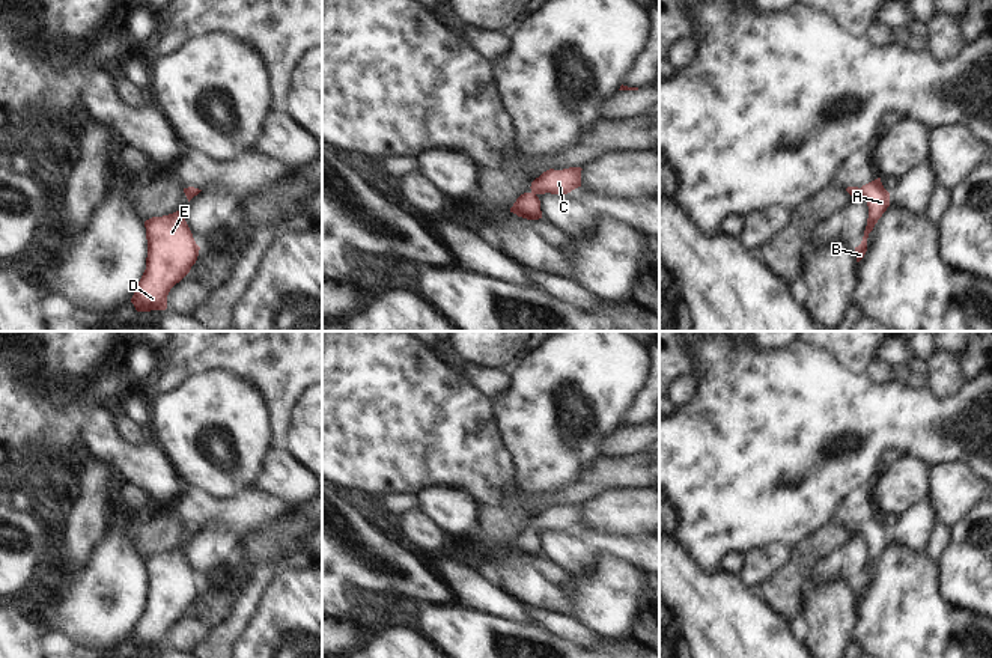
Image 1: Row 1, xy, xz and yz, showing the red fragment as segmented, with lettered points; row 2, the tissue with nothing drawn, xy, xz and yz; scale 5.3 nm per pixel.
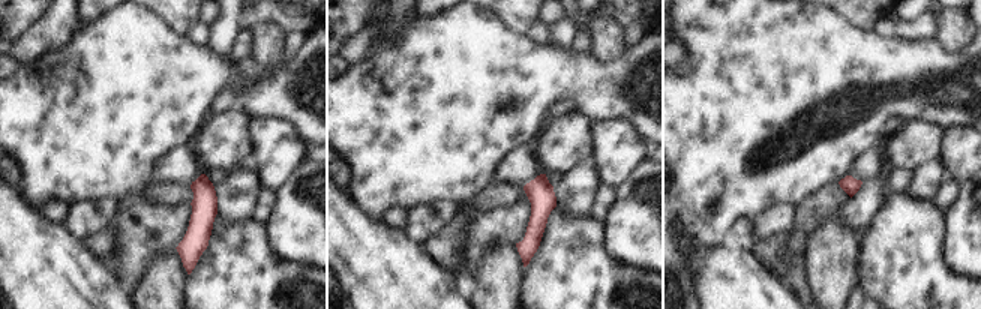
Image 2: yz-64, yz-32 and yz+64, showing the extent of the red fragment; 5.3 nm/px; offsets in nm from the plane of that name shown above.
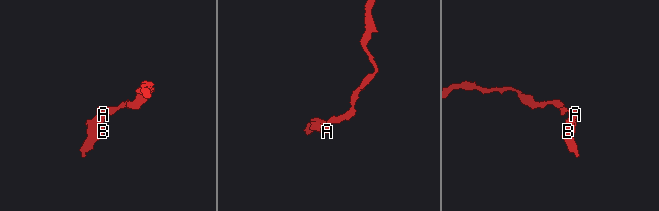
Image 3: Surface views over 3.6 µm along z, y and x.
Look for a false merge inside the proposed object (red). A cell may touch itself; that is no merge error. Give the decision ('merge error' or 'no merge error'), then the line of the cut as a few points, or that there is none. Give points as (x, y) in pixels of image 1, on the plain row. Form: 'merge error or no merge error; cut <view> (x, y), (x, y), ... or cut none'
no merge error; cut none

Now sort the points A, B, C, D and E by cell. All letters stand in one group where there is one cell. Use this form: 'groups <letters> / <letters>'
groups A B C D E

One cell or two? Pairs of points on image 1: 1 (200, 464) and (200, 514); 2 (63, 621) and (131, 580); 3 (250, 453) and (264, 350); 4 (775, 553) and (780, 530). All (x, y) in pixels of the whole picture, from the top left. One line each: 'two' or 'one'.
1: two
2: one
3: two
4: two

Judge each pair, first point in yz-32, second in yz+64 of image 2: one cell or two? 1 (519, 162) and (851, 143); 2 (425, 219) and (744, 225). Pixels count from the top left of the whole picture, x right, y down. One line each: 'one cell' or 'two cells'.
1: two cells
2: two cells

